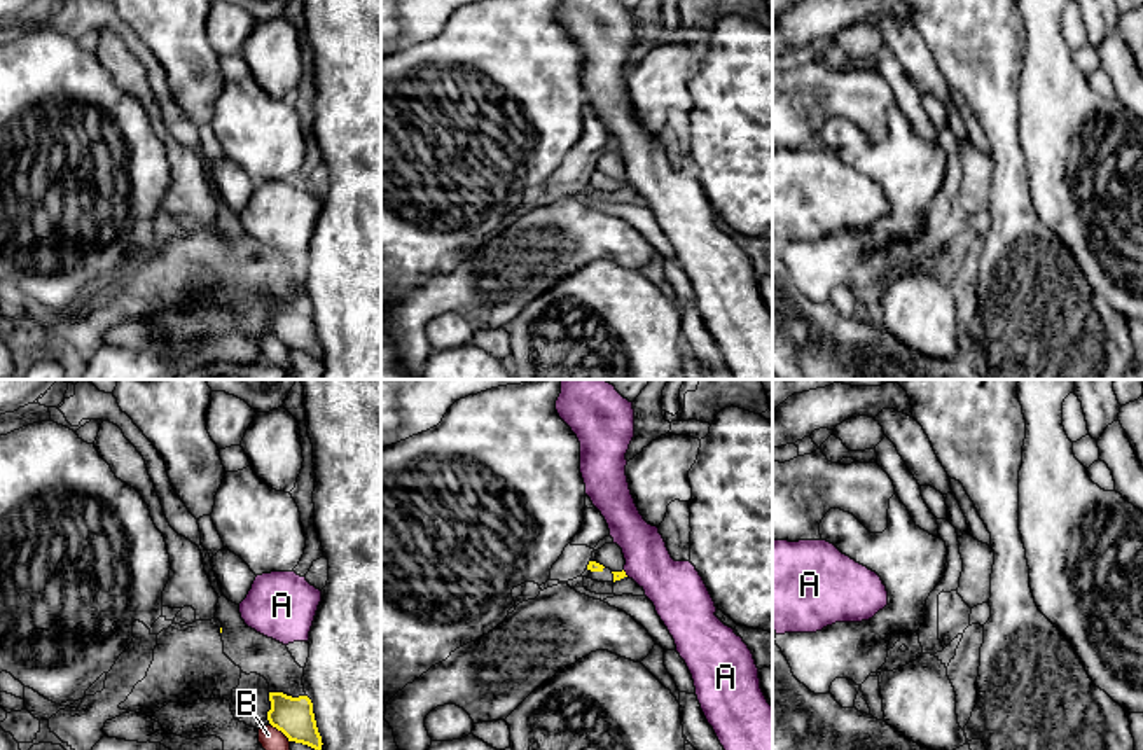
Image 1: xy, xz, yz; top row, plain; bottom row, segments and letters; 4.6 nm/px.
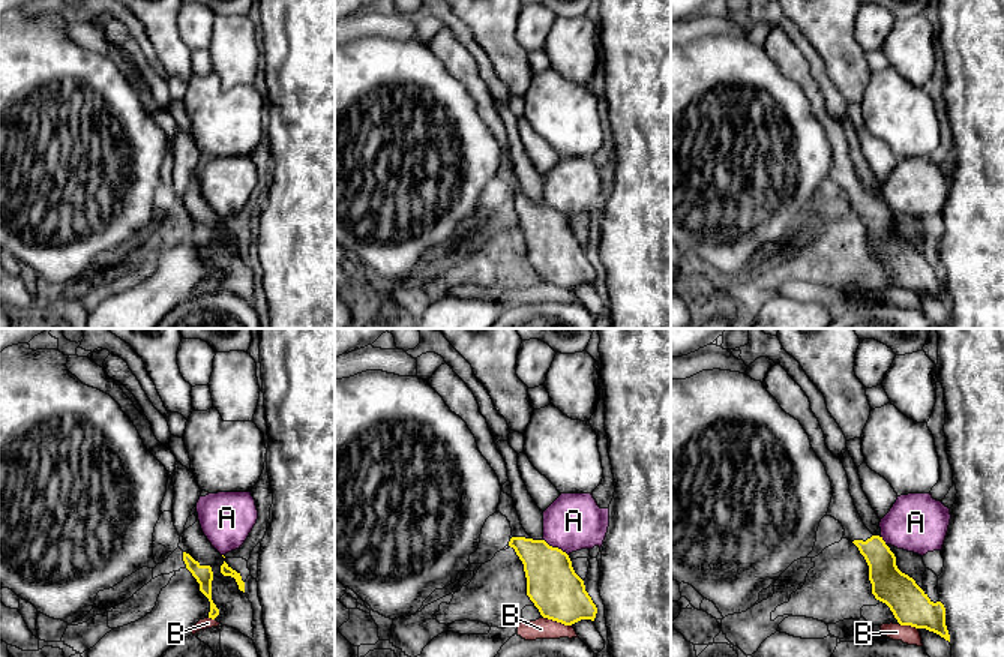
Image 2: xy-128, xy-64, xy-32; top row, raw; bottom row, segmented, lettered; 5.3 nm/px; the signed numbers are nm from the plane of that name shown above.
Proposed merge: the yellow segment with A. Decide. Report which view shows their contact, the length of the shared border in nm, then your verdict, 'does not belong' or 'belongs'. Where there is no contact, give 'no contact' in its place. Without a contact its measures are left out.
meets yellow in xz; contact 40 nm long; does not belong

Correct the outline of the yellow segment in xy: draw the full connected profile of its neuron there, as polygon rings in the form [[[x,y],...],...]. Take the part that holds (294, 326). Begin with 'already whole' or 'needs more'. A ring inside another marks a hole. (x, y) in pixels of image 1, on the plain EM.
already whole; [[[269,301],[269,309],[267,329],[273,336],[281,339],[288,350],[322,358],[322,344],[308,304],[292,306],[283,301]]]

